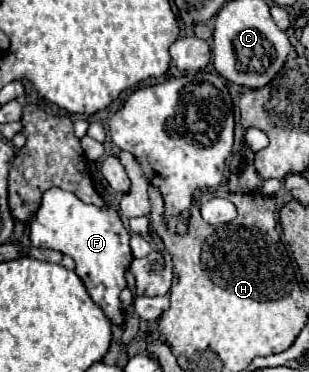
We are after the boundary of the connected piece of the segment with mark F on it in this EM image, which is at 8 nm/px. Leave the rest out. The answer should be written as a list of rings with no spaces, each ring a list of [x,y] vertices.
[[[55,187],[45,191],[43,203],[29,227],[31,245],[69,255],[77,263],[77,275],[85,283],[91,299],[105,311],[113,325],[123,327],[125,313],[119,301],[119,293],[127,287],[125,271],[129,269],[133,255],[129,249],[129,231],[123,227],[119,213],[115,209],[99,209],[95,205],[87,205],[73,193]]]

